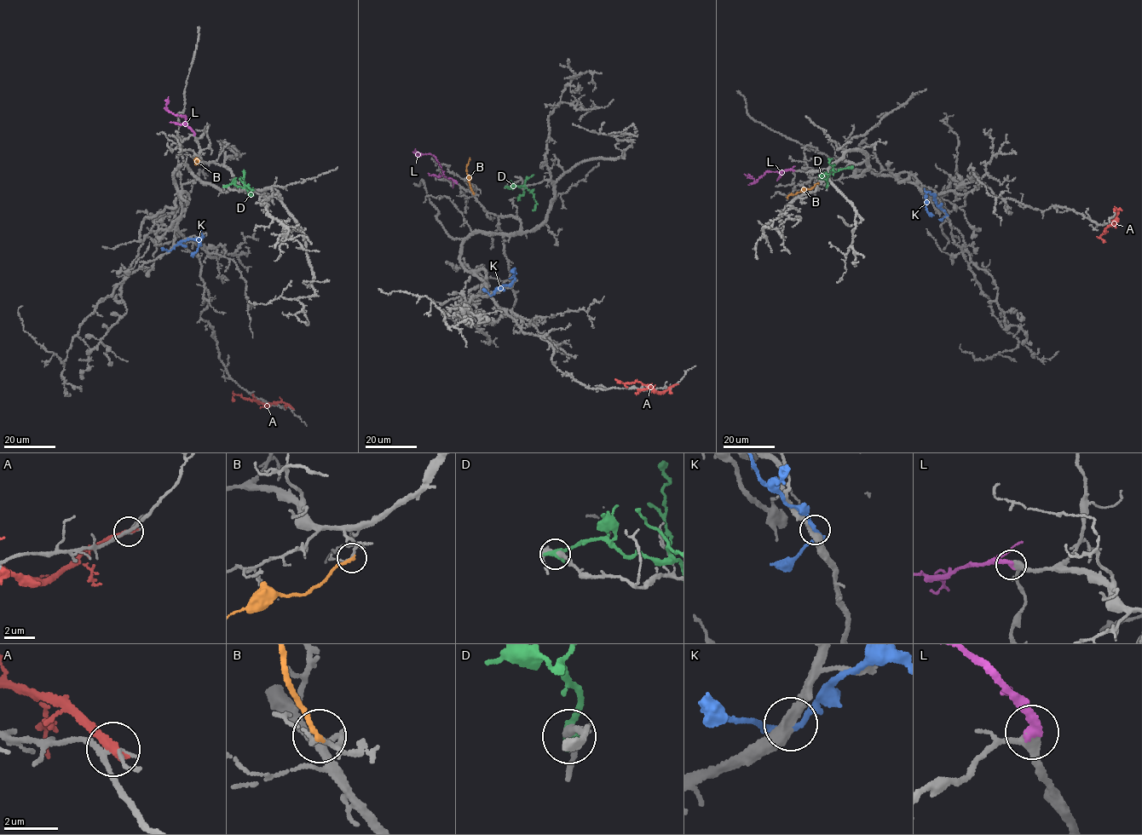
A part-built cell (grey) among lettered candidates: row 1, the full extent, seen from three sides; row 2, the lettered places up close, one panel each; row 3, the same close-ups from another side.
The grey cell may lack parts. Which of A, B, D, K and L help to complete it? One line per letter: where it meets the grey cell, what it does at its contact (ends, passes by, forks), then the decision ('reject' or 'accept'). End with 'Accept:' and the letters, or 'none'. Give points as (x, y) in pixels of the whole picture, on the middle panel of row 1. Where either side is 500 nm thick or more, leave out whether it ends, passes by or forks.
A: (676, 384) | it ends | reject
B: (473, 193) | it ends | reject
D: (507, 187) | it ends | reject
K: (492, 295) | it passes by | reject
L: (456, 181) | it ends | accept
Accept: L

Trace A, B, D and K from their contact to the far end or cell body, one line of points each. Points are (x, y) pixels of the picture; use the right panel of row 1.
A: (1115, 210), (1117, 211), (1116, 216), (1099, 237), (1104, 241)
B: (818, 182), (787, 198)
D: (827, 186), (829, 175), (852, 166)
K: (946, 214), (929, 192), (925, 209), (934, 215)

